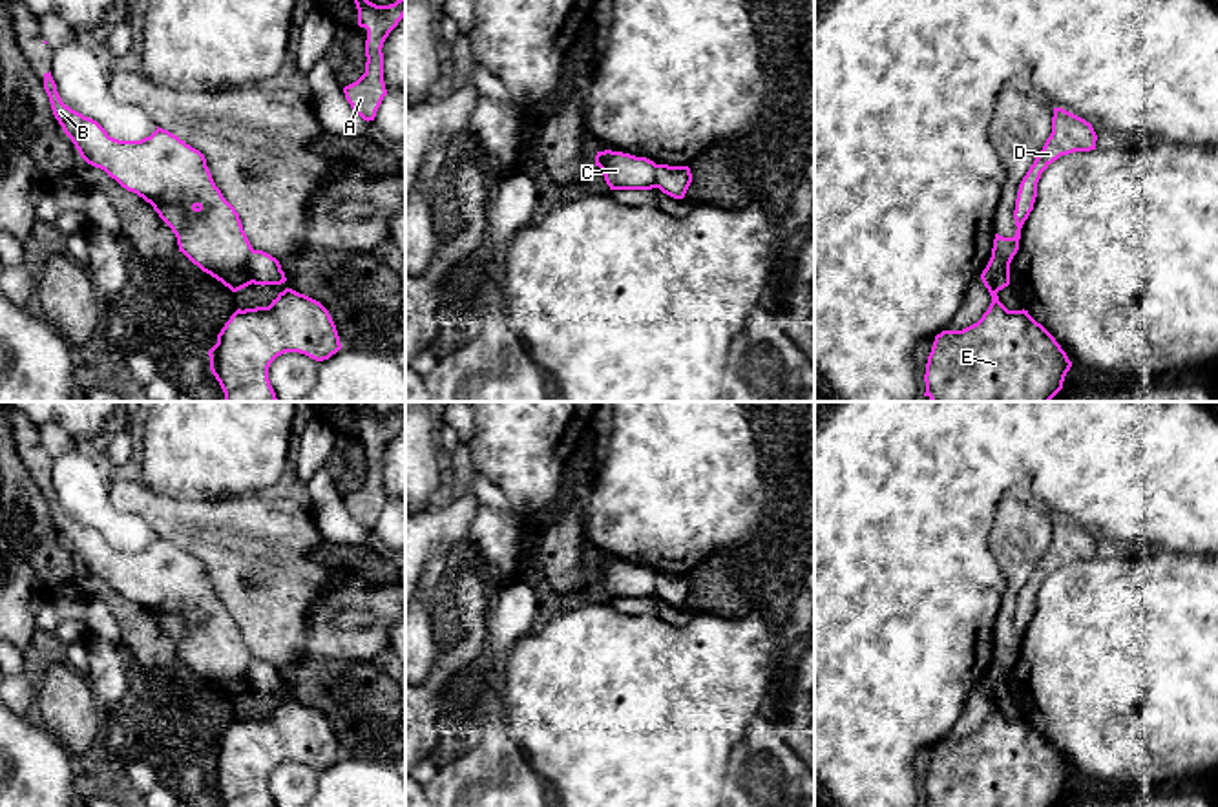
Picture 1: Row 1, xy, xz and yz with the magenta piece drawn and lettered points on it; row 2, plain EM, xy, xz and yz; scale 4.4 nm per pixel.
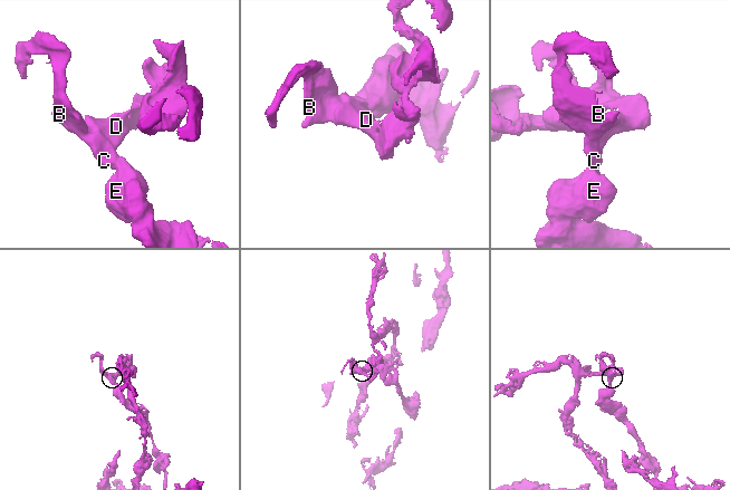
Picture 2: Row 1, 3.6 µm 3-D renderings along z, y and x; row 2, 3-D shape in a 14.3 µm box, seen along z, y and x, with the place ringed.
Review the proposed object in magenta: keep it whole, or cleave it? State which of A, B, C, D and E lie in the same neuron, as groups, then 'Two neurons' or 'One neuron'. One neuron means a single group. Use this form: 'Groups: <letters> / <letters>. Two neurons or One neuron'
Groups: A B C D / E. Two neurons

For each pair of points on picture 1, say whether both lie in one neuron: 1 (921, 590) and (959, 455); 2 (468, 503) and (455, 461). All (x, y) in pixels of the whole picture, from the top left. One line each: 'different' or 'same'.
1: same
2: different

